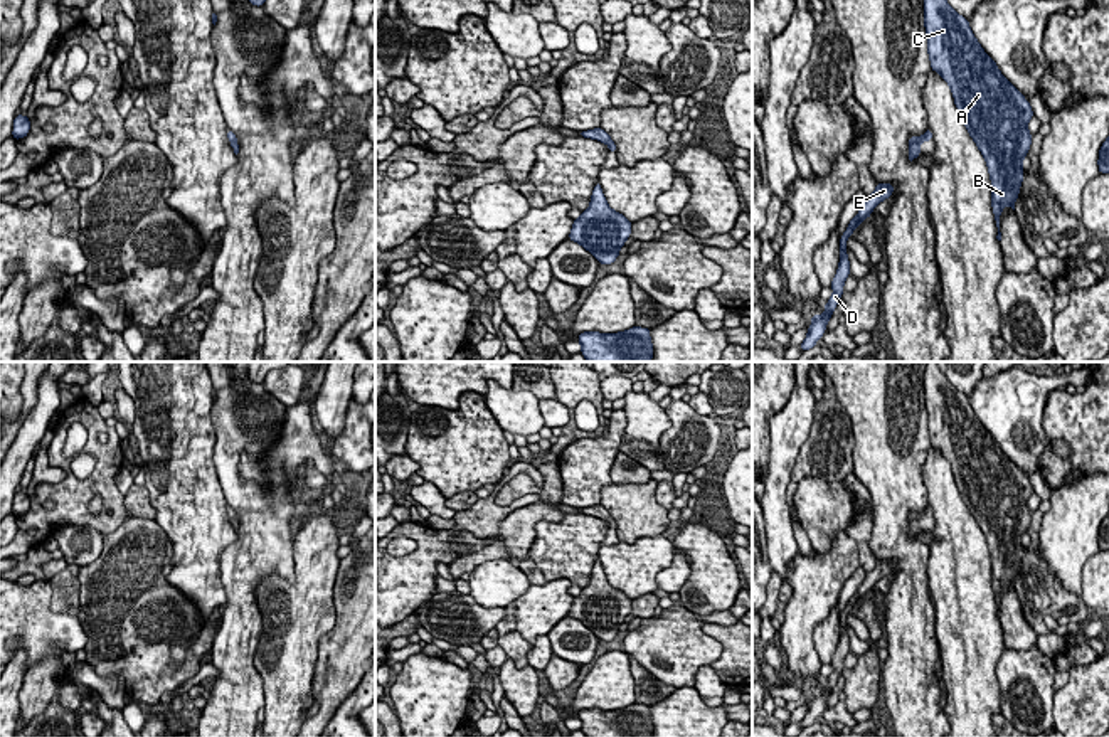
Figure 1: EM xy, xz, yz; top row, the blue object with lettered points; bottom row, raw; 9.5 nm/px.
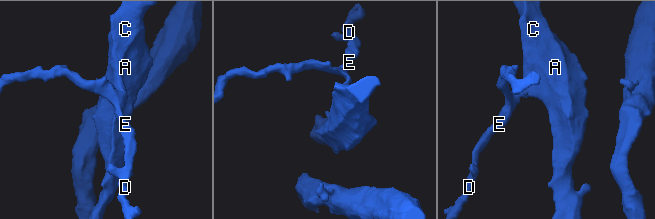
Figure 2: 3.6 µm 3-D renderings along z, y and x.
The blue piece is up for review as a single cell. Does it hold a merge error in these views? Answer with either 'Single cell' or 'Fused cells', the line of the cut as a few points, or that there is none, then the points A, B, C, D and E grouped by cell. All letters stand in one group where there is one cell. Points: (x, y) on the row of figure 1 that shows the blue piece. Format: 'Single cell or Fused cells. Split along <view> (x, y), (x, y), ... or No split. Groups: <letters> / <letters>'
Single cell. No split. Groups: A B C D E

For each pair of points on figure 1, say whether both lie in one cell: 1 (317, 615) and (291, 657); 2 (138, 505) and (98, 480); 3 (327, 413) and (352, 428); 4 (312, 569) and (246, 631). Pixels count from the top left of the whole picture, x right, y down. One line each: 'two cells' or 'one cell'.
1: one cell
2: two cells
3: two cells
4: two cells

